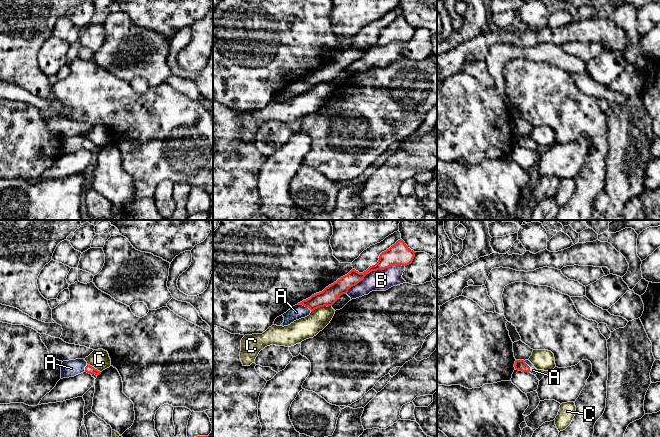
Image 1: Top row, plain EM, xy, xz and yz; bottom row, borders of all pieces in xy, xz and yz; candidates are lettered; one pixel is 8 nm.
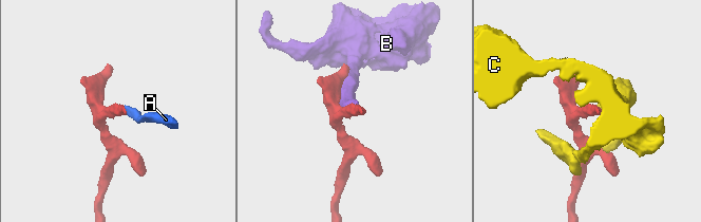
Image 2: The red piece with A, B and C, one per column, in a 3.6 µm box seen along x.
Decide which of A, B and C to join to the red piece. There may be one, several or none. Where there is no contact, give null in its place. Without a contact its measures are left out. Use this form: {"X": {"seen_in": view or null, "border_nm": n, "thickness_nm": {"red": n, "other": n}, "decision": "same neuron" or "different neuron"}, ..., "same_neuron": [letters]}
{"A": {"seen_in": "xz", "border_nm": 130, "thickness_nm": {"red": 140, "other": 120}, "decision": "same neuron"}, "B": {"seen_in": "xz", "border_nm": 550, "thickness_nm": {"red": 180, "other": 180}, "decision": "different neuron"}, "C": {"seen_in": "xz", "border_nm": 180, "thickness_nm": {"red": 140, "other": 170}, "decision": "different neuron"}, "same_neuron": ["A"]}

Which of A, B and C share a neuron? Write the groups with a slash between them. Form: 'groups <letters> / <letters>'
groups A / B / C

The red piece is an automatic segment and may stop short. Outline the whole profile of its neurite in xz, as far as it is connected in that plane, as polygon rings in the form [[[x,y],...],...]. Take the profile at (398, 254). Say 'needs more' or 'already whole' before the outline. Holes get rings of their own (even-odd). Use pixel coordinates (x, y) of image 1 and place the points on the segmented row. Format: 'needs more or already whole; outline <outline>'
needs more; outline [[[402,239],[398,240],[389,249],[380,254],[379,260],[375,265],[370,266],[363,273],[352,269],[347,275],[326,287],[322,292],[316,293],[291,307],[283,314],[284,322],[280,326],[288,326],[296,320],[305,318],[317,308],[332,306],[341,295],[346,294],[351,287],[361,282],[372,271],[383,270],[393,265],[407,266],[411,264],[415,253]]]

